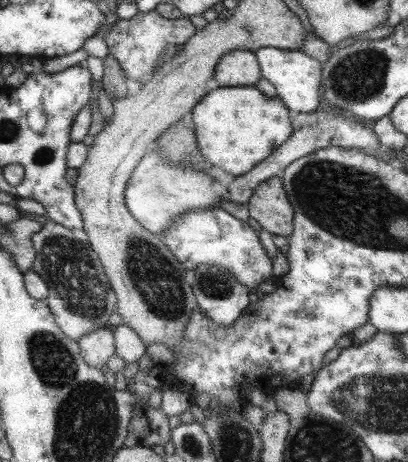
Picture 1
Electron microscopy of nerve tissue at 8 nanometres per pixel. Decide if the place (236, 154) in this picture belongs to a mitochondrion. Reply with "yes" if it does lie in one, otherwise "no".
no

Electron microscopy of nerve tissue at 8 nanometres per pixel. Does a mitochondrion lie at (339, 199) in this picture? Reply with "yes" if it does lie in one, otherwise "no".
yes

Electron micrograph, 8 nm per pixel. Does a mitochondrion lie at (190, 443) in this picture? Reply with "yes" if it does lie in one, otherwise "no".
yes

